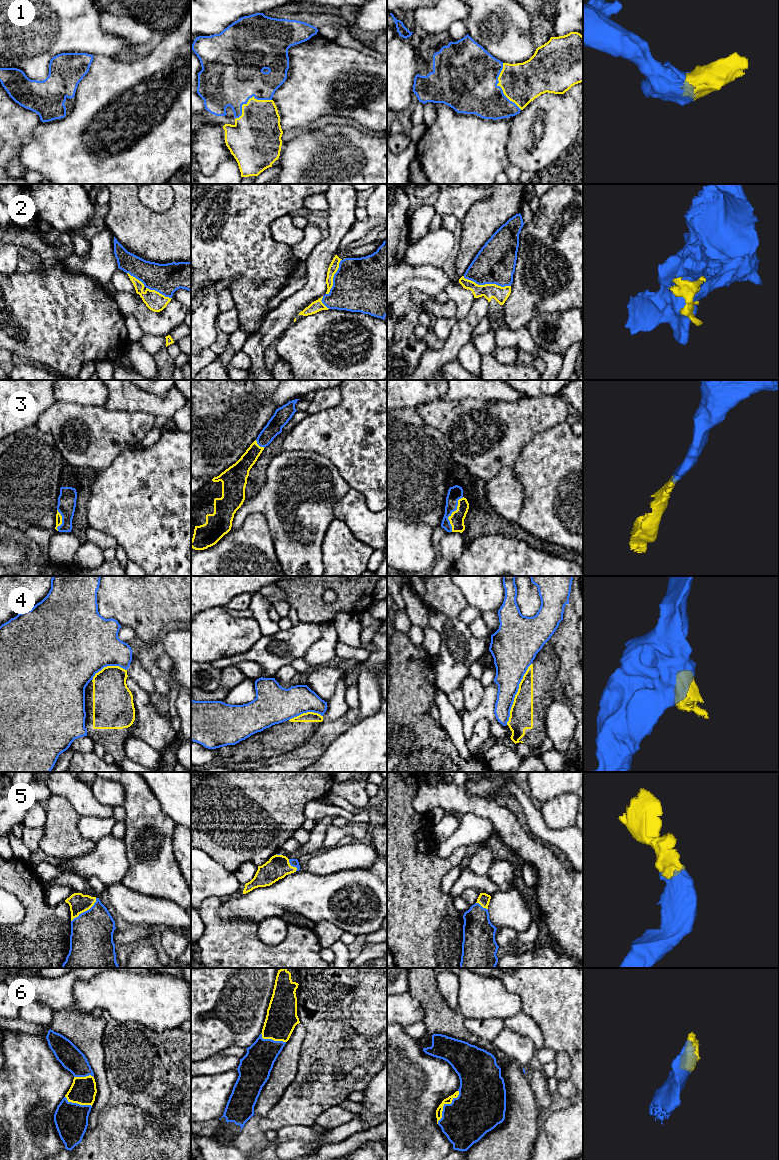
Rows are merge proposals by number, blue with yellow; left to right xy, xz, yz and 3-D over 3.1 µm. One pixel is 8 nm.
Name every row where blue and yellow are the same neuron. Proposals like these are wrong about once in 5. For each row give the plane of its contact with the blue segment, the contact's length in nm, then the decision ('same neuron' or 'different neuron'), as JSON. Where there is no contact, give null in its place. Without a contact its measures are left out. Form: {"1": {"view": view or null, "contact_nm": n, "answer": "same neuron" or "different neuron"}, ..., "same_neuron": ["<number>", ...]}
{"1": {"view": "yz", "contact_nm": 400, "answer": "same neuron"}, "2": {"view": "yz", "contact_nm": 400, "answer": "same neuron"}, "3": {"view": "yz", "contact_nm": 300, "answer": "same neuron"}, "4": {"view": "yz", "contact_nm": 550, "answer": "different neuron"}, "5": {"view": "xy", "contact_nm": 280, "answer": "same neuron"}, "6": {"view": "yz", "contact_nm": 320, "answer": "same neuron"}, "same_neuron": ["1", "2", "3", "5", "6"]}

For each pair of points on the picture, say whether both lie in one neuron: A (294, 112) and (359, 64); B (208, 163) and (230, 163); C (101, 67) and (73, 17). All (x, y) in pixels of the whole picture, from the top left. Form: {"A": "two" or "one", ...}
{"A": "one", "B": "two", "C": "two"}

